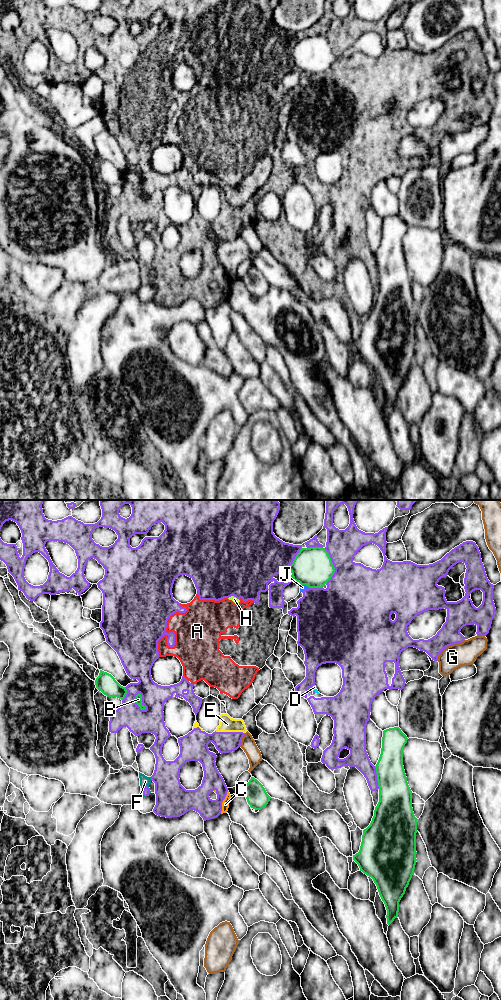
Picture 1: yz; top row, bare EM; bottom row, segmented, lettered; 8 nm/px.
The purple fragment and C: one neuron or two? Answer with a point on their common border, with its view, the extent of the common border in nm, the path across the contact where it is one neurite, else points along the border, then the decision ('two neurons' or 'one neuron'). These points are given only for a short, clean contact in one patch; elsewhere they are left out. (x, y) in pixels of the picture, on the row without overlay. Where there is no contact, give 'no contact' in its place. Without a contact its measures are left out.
contact yz (222, 289); length 200 nm; one neuron

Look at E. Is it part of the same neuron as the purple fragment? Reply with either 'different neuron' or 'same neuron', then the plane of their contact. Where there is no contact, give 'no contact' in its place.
same neuron | yz

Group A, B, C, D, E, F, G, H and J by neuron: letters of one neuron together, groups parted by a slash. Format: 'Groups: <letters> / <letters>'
Groups: A C D E F H J / B / G

